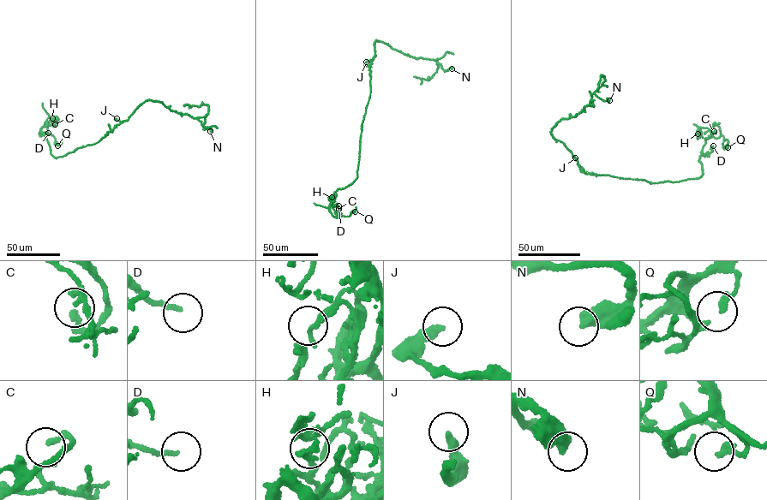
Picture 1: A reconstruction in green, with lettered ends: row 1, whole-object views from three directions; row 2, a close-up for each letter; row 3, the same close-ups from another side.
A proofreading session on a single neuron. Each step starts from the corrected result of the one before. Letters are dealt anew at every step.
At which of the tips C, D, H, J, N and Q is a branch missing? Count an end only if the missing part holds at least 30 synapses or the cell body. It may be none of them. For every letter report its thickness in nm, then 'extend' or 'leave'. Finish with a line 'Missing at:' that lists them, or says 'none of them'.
C: 240 nm | leave
D: 160 nm | leave
H: 160 nm | leave
J: 360 nm | leave
N: 480 nm | leave
Q: 220 nm | leave
Missing at: none of them

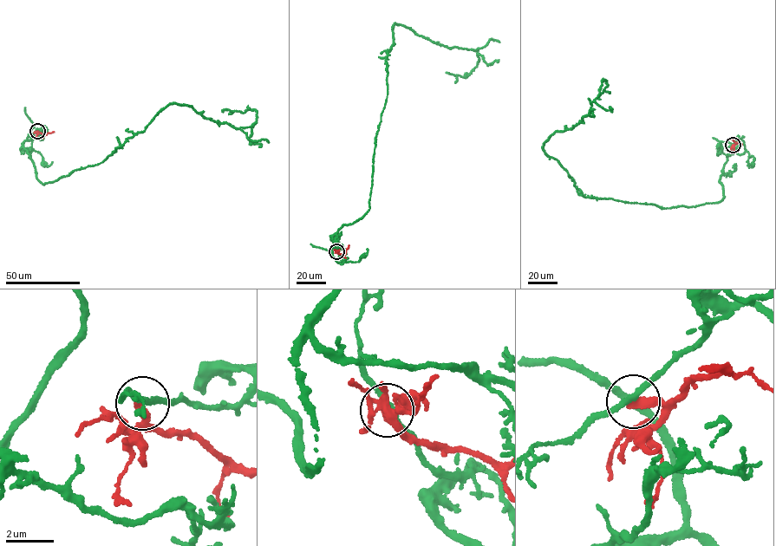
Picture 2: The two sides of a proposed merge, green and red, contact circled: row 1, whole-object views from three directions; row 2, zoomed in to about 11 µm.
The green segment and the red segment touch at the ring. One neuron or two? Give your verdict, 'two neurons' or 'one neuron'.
two neurons

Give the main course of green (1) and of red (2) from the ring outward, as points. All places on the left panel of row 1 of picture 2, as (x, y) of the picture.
1: (37, 131), (23, 148), (43, 184), (101, 163), (170, 104), (238, 128), (257, 120), (254, 109), (223, 112)
2: (37, 131), (45, 135), (54, 132)

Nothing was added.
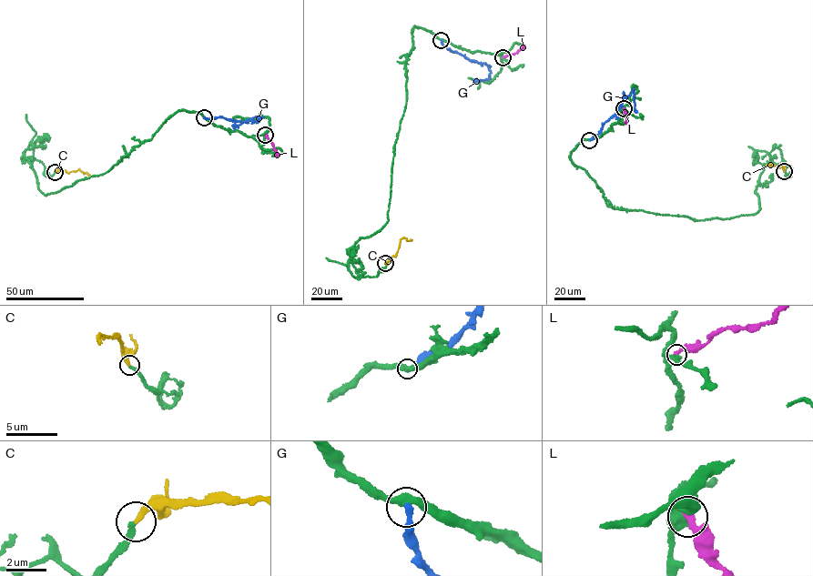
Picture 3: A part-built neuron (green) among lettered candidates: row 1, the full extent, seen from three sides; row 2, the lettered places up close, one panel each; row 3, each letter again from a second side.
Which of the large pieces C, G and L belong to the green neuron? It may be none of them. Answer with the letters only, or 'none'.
C

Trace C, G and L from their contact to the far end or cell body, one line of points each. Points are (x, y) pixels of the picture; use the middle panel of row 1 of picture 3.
C: (385, 263), (396, 256), (400, 240), (412, 240)
G: (442, 39), (443, 45), (452, 52), (487, 65), (489, 78), (475, 80), (478, 82)
L: (503, 57), (522, 46)

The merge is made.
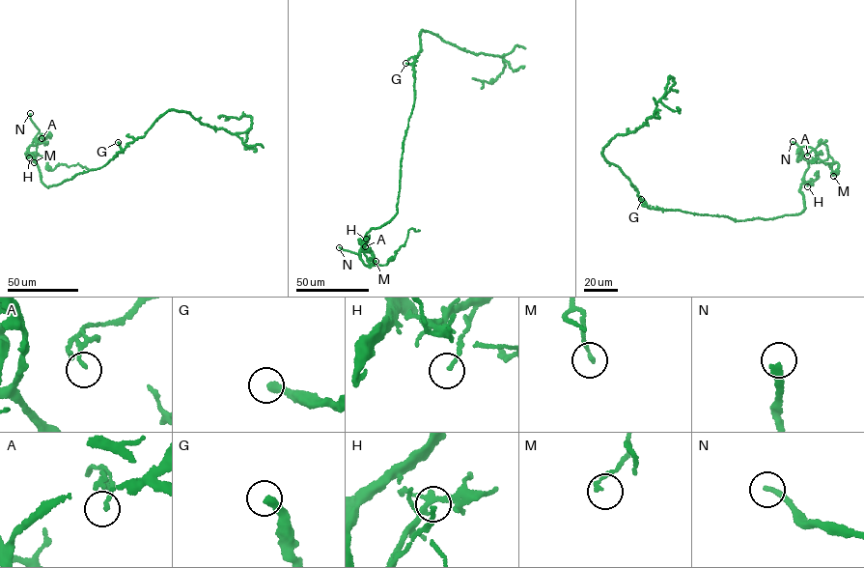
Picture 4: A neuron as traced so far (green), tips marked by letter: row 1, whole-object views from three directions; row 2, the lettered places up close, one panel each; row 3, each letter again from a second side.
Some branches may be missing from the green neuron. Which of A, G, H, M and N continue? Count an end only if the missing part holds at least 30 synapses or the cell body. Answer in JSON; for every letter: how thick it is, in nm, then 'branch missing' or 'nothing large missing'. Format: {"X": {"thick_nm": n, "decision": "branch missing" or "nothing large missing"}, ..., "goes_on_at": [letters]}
{"A": {"thick_nm": 140, "decision": "nothing large missing"}, "G": {"thick_nm": 320, "decision": "nothing large missing"}, "H": {"thick_nm": 150, "decision": "nothing large missing"}, "M": {"thick_nm": 160, "decision": "nothing large missing"}, "N": {"thick_nm": 260, "decision": "branch missing"}, "goes_on_at": ["N"]}

